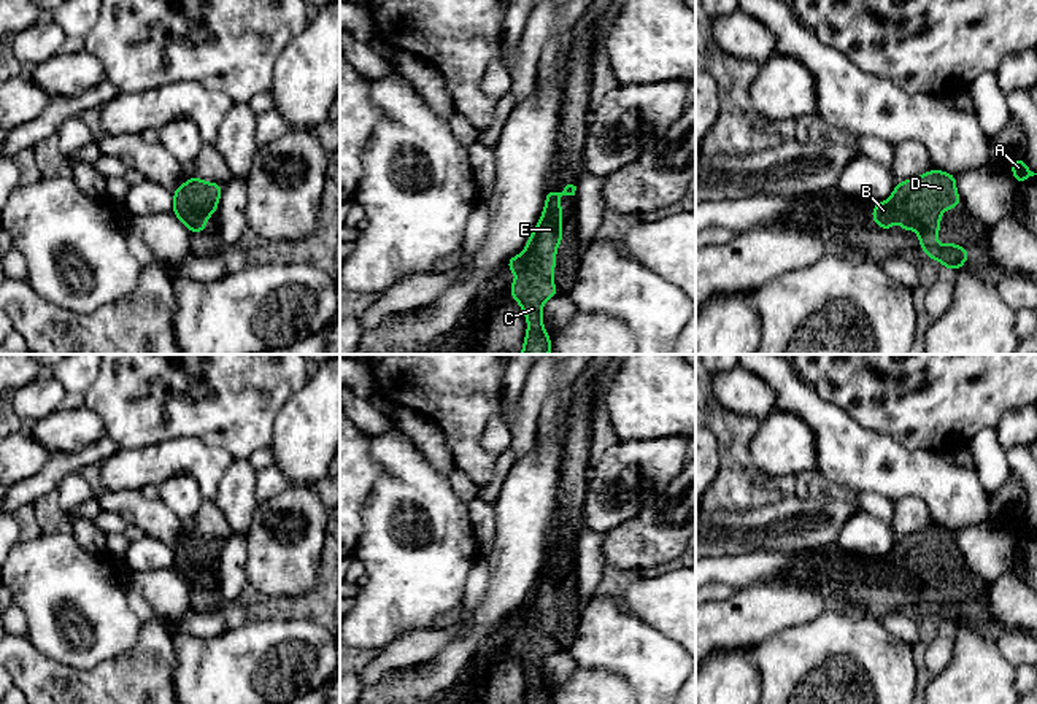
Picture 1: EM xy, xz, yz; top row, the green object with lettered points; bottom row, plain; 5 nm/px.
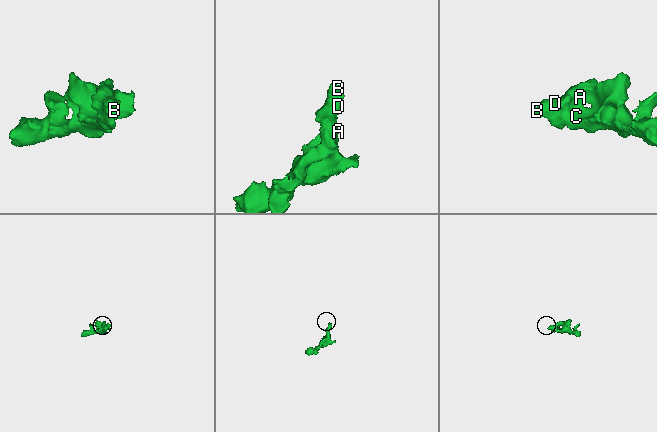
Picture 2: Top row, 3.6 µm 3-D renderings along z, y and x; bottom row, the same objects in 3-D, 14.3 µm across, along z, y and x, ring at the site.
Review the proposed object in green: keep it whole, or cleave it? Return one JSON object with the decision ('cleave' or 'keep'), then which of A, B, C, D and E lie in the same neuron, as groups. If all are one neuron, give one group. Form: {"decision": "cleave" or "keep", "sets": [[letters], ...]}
{"decision": "keep", "sets": [["A", "B", "C", "D", "E"]]}

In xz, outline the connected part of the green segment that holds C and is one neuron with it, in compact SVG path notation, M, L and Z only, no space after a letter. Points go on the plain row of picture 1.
M567 540L559 548L548 545L542 574L526 605L511 612L507 620L507 625L518 631L510 640L511 653L521 661L527 675L522 704L551 704L551 693L543 683L542 664L548 655L559 650L553 639L553 626L557 620L554 607L562 599L564 575L561 574L562 559L556 553L575 551L575 547L573 540Z

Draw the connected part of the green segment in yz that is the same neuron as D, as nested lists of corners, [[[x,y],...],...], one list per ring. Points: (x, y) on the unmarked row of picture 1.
[[[929,526],[896,540],[886,558],[872,564],[873,578],[886,586],[892,586],[894,574],[900,575],[900,586],[915,585],[923,609],[937,615],[950,626],[964,623],[969,607],[956,599],[939,601],[937,591],[943,566],[953,566],[961,559],[956,547],[956,532],[943,526]]]

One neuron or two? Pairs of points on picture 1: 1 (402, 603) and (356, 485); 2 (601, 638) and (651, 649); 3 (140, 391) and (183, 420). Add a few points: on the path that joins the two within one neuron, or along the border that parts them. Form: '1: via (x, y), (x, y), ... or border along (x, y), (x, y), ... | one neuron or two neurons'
1: border along (385, 471), (362, 507), (358, 539) | two neurons
2: via (613, 639), (626, 645), (639, 645) | one neuron
3: via (151, 391), (172, 409) | one neuron

